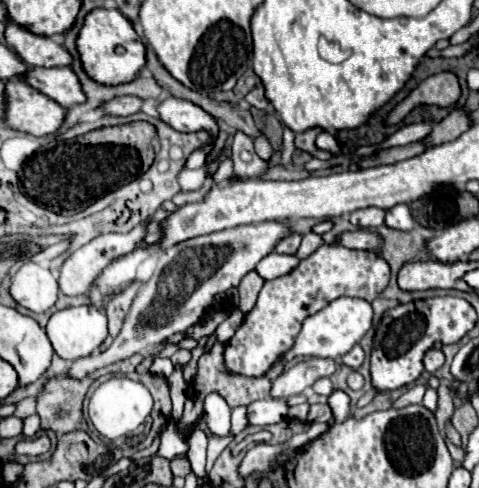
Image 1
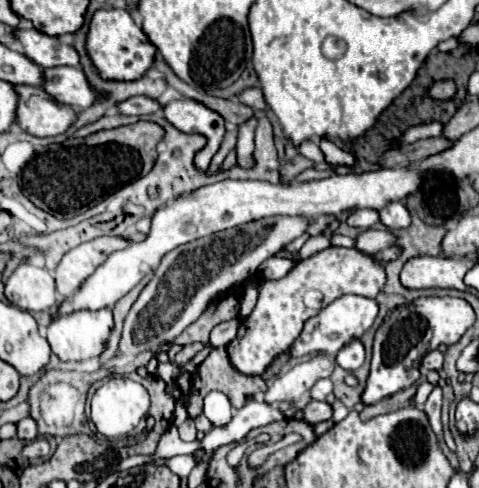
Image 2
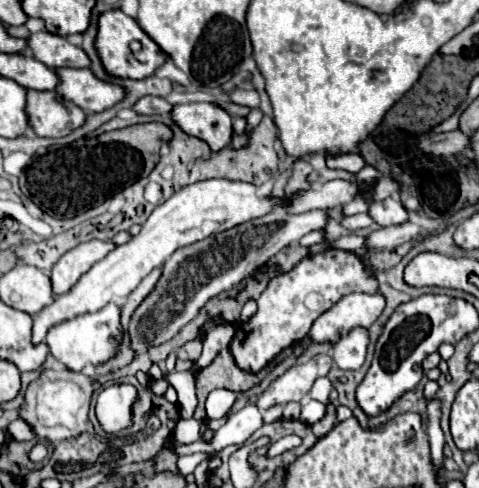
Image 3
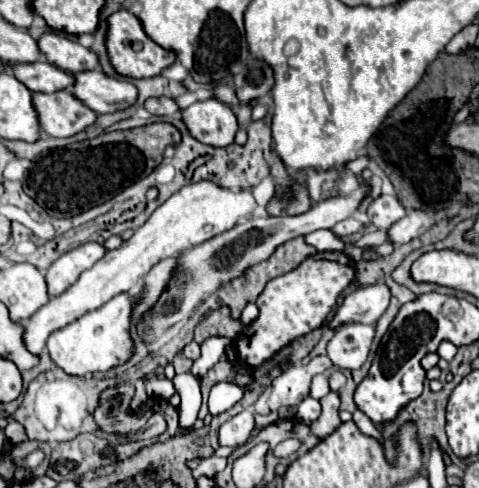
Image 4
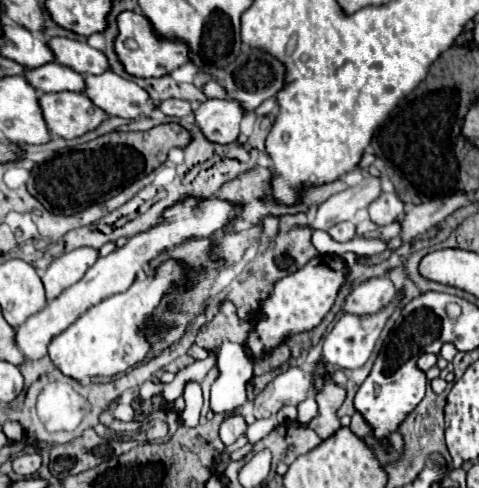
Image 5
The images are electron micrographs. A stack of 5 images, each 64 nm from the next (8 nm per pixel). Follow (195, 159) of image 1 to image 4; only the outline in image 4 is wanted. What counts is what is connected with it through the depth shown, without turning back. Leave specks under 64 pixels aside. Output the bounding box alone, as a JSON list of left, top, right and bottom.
[182,98,238,148]

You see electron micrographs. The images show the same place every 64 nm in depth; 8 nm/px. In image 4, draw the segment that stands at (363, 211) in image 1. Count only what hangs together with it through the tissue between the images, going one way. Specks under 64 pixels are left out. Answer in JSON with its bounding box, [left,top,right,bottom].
[332,218,364,238]

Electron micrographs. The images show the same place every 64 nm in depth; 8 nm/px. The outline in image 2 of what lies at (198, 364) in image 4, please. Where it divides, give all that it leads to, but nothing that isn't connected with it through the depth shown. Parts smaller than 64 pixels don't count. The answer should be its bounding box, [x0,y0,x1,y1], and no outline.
[210,316,240,348]

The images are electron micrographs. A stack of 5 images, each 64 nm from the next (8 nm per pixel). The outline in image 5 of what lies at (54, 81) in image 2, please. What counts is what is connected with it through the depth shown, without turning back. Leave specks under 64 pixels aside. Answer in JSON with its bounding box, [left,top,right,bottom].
[84,72,156,118]

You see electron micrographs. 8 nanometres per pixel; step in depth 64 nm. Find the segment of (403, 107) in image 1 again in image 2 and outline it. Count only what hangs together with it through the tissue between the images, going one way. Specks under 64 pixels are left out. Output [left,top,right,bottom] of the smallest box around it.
[426,80,456,102]

